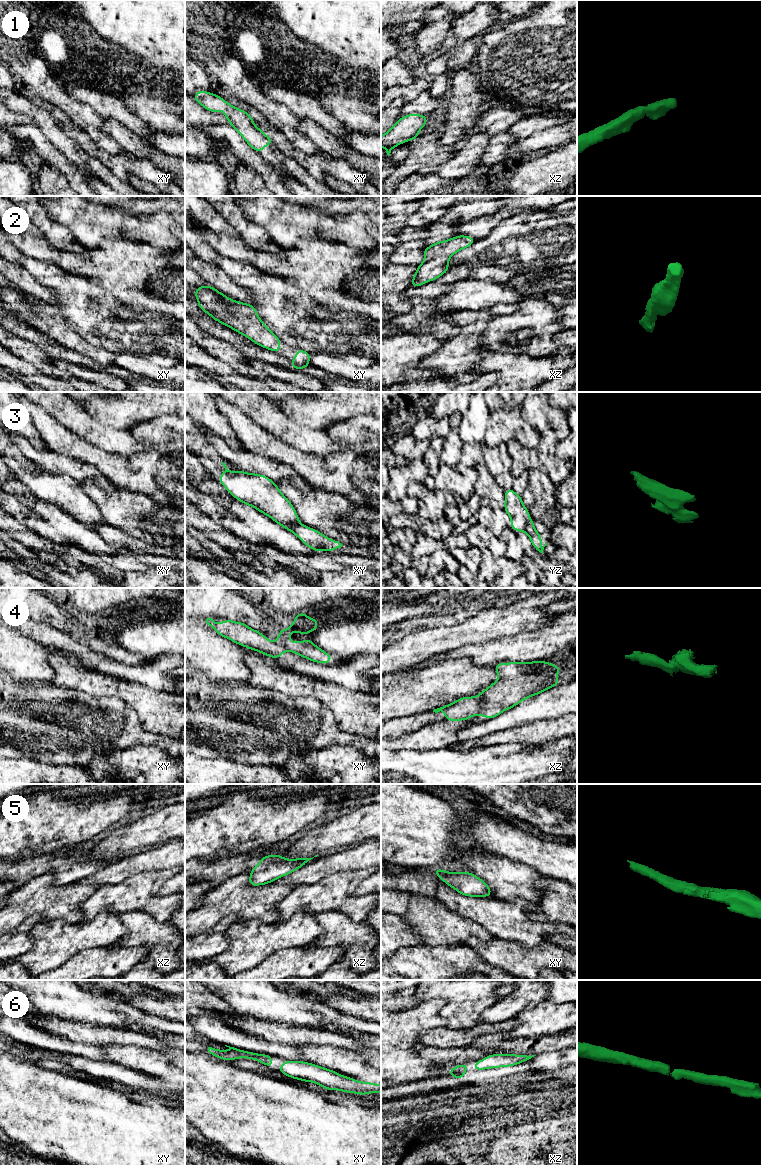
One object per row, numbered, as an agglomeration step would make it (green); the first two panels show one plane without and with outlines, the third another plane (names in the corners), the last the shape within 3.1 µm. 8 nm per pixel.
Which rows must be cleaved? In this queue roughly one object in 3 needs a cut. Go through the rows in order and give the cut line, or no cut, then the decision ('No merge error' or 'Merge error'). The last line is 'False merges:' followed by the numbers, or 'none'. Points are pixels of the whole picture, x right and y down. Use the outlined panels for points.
1: No split. No merge error
2: No split. No merge error
3: Split along yz (530, 519), (523, 531). Merge error
4: Split along xz (479, 698), (479, 711), (477, 713). Merge error
5: No split. No merge error
6: No split. No merge error
False merges: 3, 4

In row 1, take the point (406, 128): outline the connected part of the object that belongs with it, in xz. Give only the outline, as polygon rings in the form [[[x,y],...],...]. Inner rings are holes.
[[[415,113],[401,117],[386,134],[381,136],[381,147],[386,148],[389,156],[393,147],[417,139],[419,130],[425,128],[427,120],[426,115]]]

